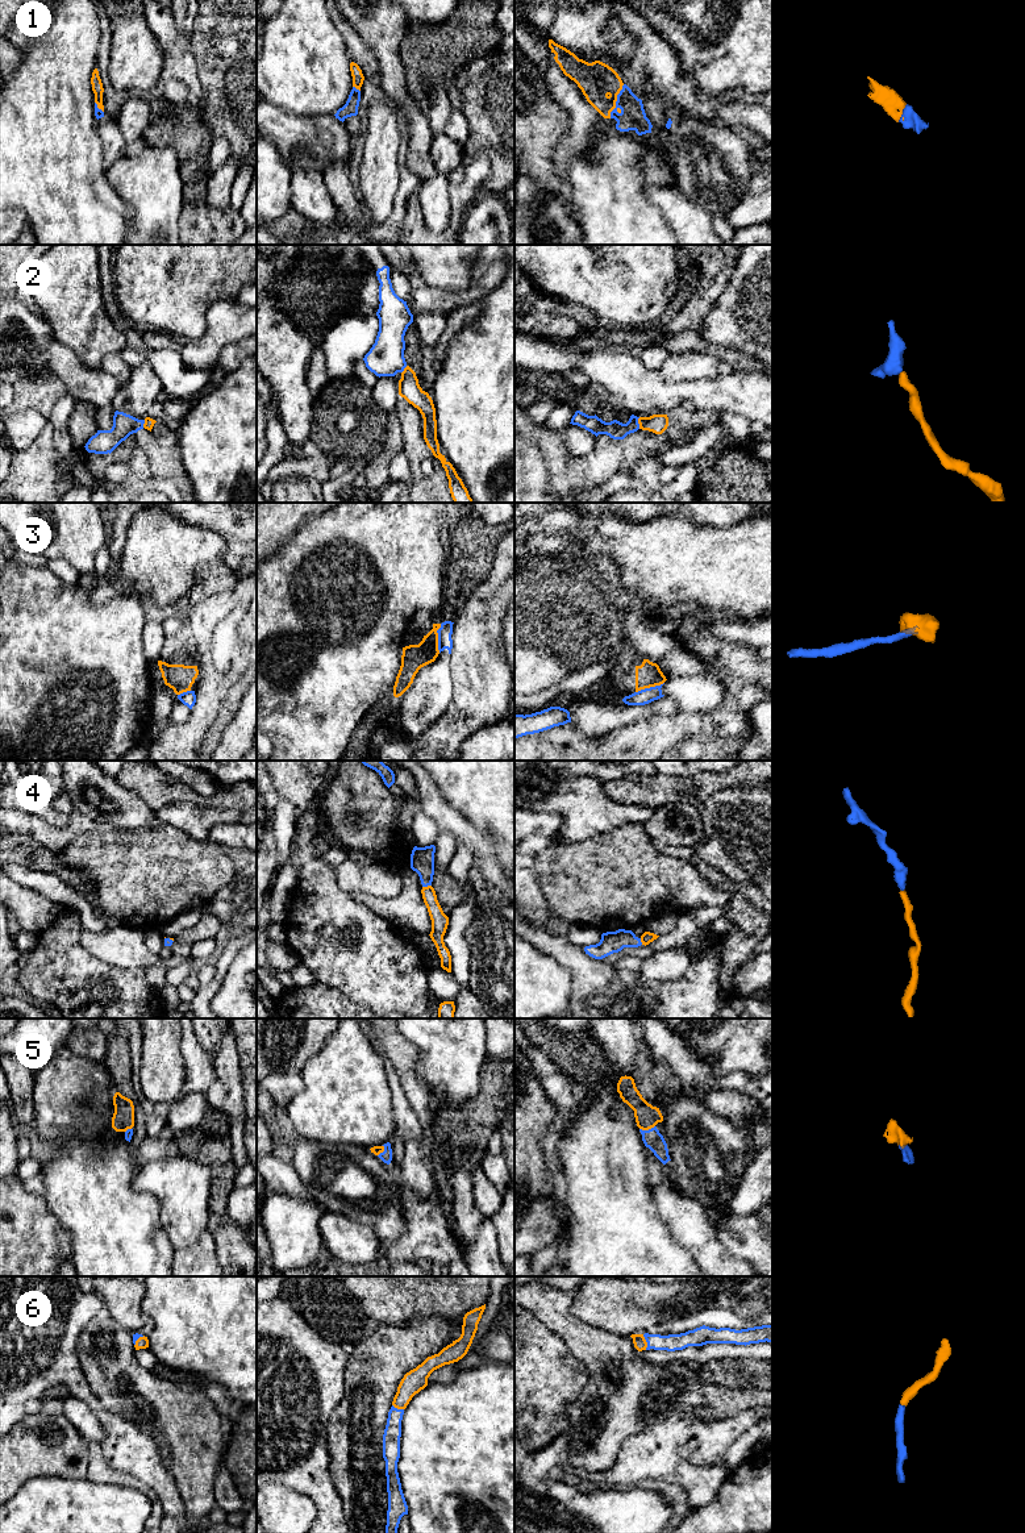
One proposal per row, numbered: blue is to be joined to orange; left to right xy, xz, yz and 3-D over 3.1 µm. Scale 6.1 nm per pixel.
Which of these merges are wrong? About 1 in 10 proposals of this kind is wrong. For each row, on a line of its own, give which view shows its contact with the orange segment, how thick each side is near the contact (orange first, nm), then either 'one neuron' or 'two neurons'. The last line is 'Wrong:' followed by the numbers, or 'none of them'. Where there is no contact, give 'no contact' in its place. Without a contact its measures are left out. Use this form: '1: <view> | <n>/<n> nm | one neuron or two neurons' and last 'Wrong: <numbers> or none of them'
1: yz | 220/160 nm | one neuron
2: yz | 120/110 nm | one neuron
3: xz | 150/90 nm | two neurons
4: xz | 110/140 nm | one neuron
5: yz | 140/120 nm | one neuron
6: yz | 80/110 nm | one neuron
Wrong: 3

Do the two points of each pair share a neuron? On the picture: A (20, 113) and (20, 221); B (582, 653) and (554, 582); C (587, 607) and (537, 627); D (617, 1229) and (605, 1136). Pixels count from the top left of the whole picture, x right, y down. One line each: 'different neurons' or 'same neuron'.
A: different neurons
B: same neuron
C: same neuron
D: same neuron

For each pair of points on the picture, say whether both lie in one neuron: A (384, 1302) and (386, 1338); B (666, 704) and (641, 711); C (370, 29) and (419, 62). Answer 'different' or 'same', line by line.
A: different
B: same
C: different

